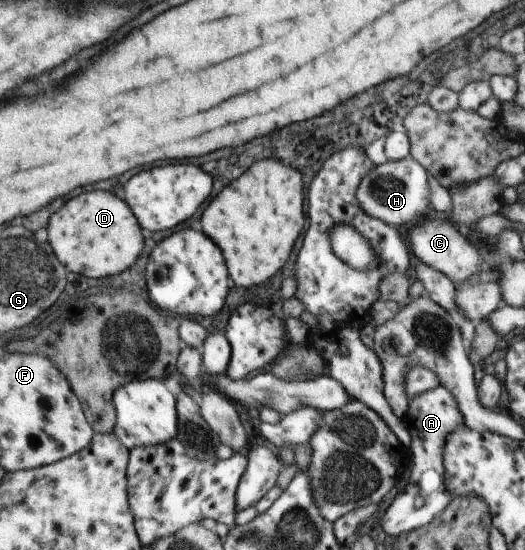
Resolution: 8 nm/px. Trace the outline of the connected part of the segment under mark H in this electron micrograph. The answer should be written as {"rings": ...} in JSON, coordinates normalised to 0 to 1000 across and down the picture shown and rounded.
{"rings":[[[781,284],[752,293],[714,300],[695,315],[678,345],[678,362],[688,382],[737,407],[737,411],[785,411],[798,407],[817,389],[817,331],[813,311]]]}

